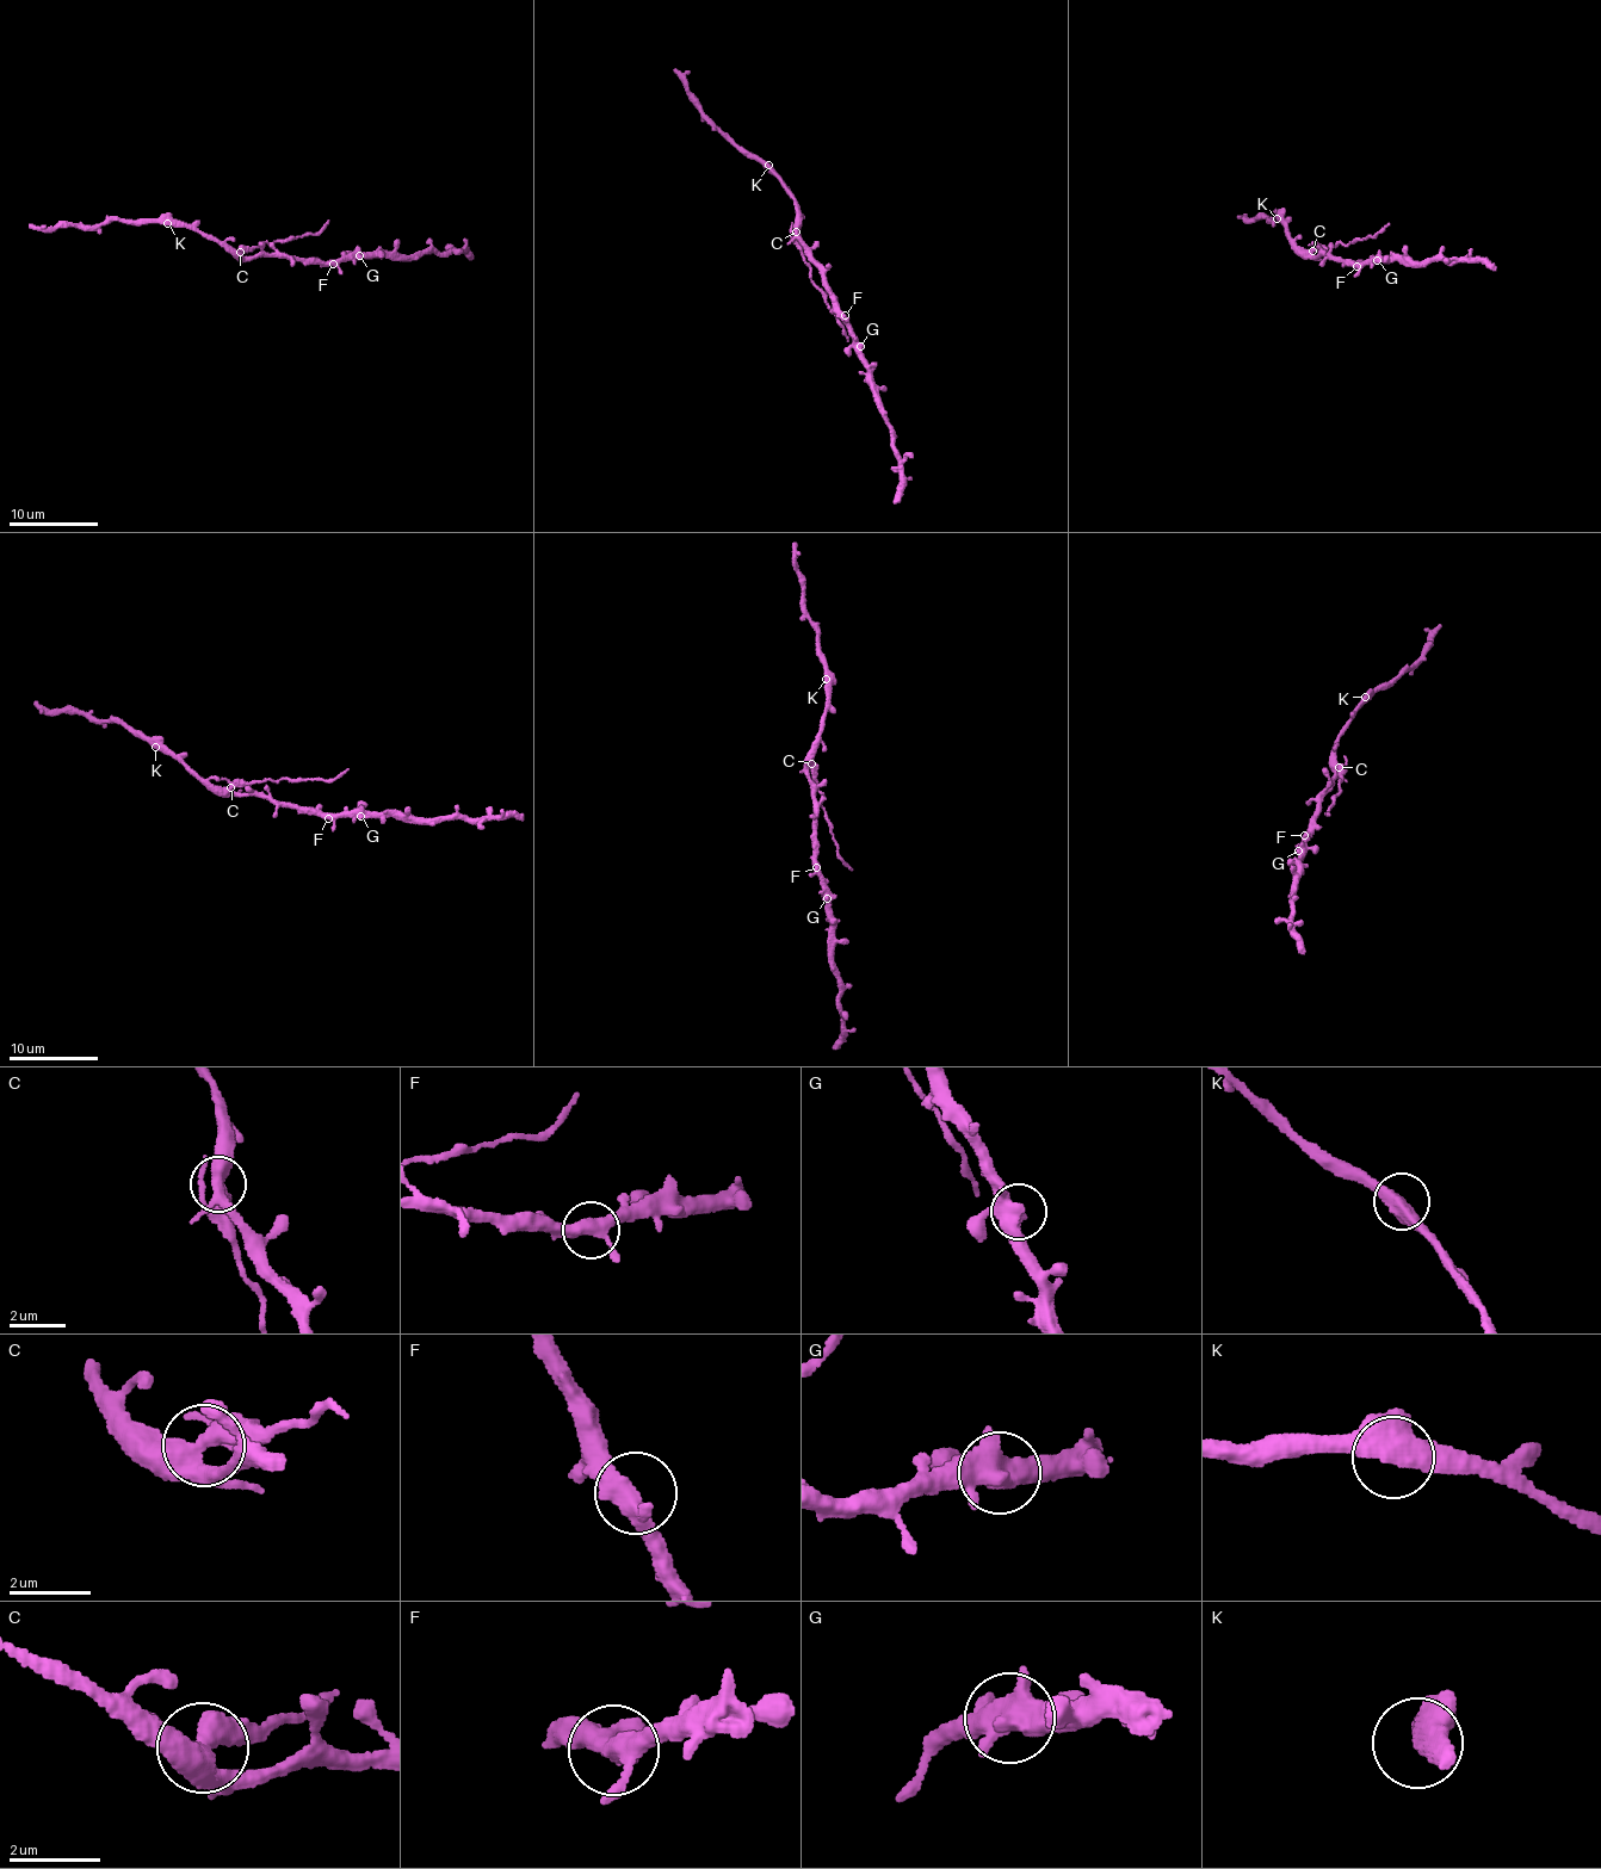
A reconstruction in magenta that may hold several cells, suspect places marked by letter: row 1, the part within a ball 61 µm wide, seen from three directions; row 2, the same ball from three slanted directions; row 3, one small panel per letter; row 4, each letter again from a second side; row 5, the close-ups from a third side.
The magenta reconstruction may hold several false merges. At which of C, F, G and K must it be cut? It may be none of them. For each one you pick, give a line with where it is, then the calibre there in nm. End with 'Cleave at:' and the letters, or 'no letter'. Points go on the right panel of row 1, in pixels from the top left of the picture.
C: place (1312, 251); calibre 440 nm
Cleave at: C

